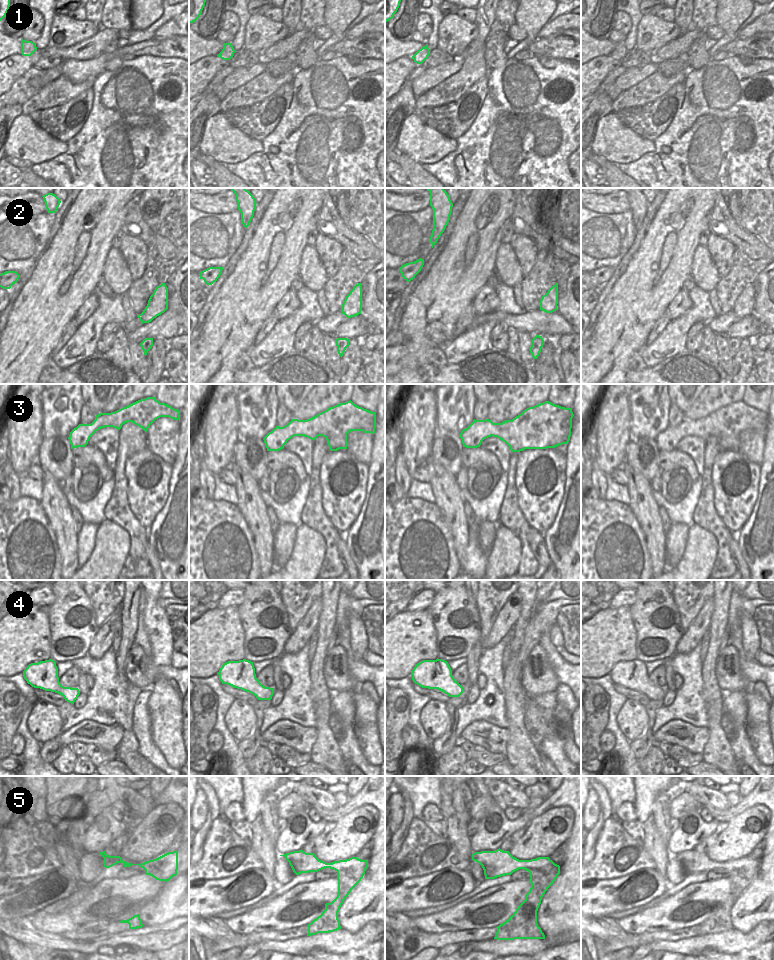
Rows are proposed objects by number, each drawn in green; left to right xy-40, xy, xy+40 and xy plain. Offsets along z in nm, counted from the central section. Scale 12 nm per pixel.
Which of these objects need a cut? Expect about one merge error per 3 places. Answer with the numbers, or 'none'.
none

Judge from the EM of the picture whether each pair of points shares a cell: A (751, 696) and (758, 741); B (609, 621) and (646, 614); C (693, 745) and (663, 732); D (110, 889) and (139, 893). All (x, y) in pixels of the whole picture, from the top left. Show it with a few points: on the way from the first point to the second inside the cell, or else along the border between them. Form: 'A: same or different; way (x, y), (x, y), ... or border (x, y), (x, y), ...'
A: same; way (756, 707), (758, 730)
B: different; border (629, 606), (636, 640)
C: same; way (686, 740), (680, 740), (670, 735)
D: same; way (117, 893), (132, 893)

